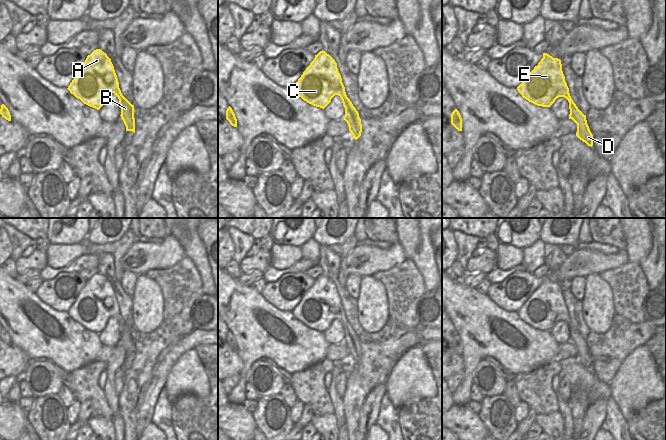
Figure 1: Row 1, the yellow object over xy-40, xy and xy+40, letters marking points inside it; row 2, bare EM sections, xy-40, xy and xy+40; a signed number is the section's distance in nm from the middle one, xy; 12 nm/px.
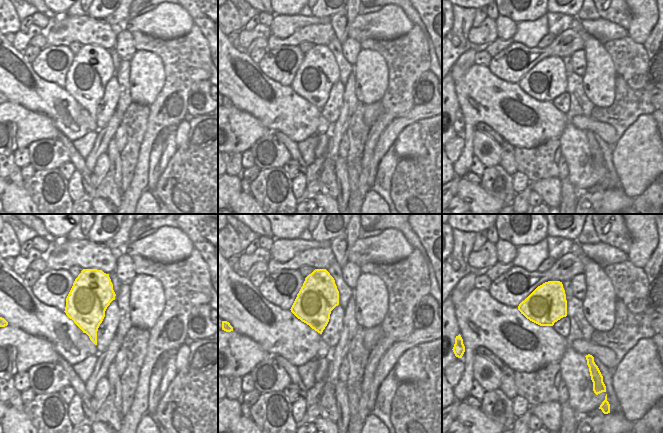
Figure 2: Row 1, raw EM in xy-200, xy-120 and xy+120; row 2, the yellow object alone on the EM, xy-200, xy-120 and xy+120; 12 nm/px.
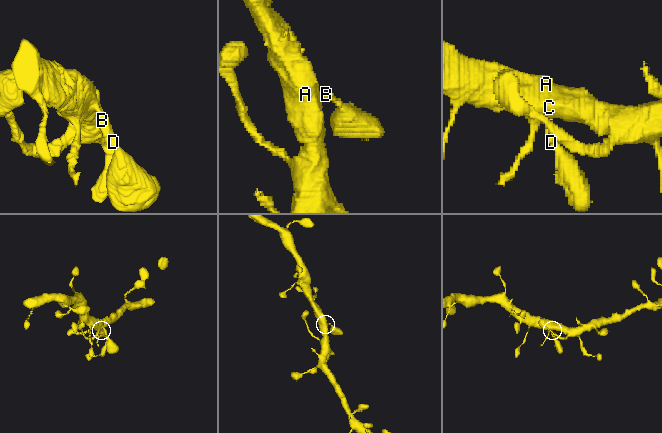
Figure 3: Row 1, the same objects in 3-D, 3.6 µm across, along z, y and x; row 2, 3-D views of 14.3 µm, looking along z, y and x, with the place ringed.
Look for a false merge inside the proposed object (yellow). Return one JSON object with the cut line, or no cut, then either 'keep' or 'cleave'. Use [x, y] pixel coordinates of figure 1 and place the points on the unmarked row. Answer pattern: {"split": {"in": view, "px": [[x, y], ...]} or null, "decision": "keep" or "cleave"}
{"split": null, "decision": "keep"}

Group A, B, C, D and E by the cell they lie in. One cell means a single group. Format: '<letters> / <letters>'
A B C D E

